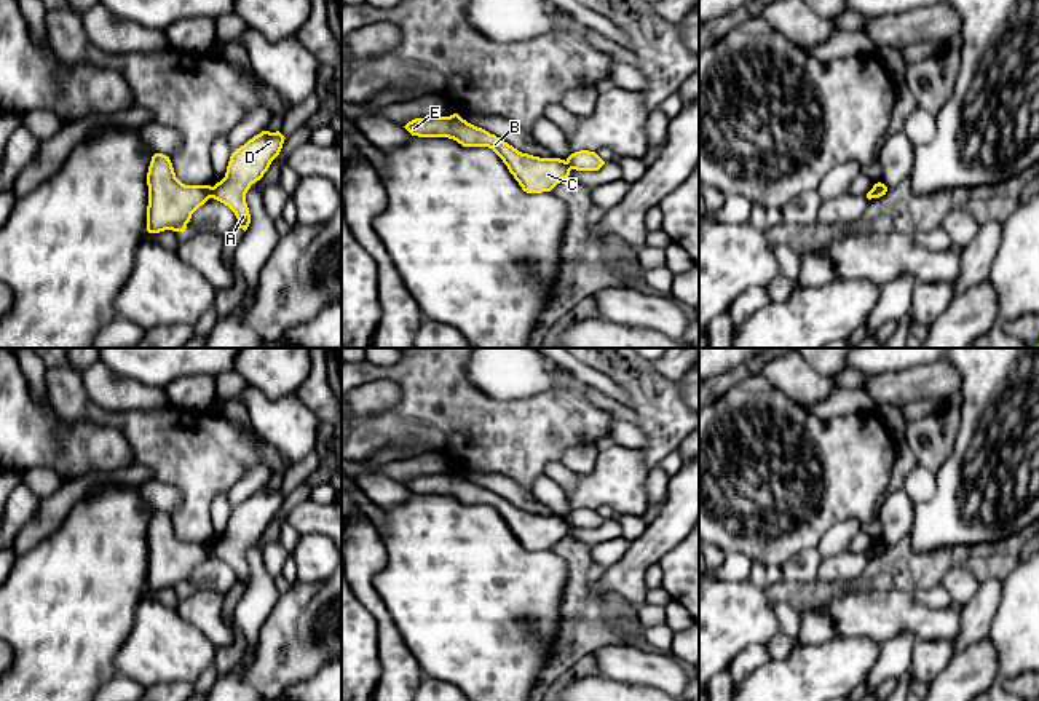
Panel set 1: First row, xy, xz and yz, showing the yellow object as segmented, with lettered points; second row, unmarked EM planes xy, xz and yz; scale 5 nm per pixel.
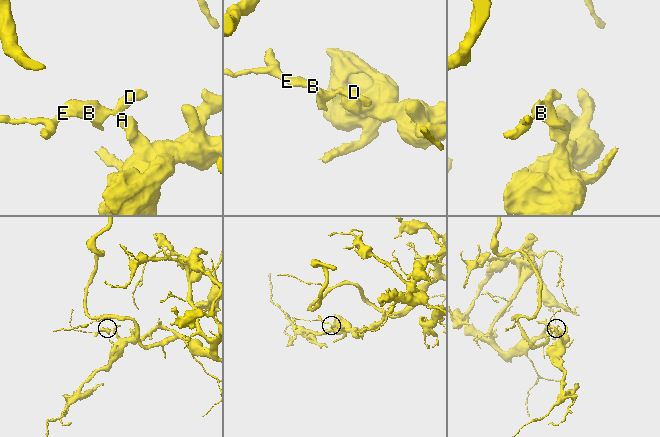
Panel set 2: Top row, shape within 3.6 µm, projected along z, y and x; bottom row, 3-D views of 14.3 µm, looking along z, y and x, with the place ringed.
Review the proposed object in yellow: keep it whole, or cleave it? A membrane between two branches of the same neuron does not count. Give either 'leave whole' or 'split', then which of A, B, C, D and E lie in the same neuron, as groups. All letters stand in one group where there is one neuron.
split; groups A D / B C E

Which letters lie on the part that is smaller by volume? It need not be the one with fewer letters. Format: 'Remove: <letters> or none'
Remove: B, C, E

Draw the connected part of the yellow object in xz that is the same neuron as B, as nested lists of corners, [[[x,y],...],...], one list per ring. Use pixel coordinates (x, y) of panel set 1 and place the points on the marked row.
[[[458,113],[450,117],[415,118],[404,128],[418,137],[448,137],[463,147],[492,149],[527,193],[551,192],[571,171],[565,160],[522,153],[495,134],[468,123]]]

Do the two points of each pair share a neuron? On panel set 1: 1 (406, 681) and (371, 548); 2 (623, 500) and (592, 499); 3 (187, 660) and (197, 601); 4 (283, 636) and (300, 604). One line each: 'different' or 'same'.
1: same
2: same
3: different
4: same

